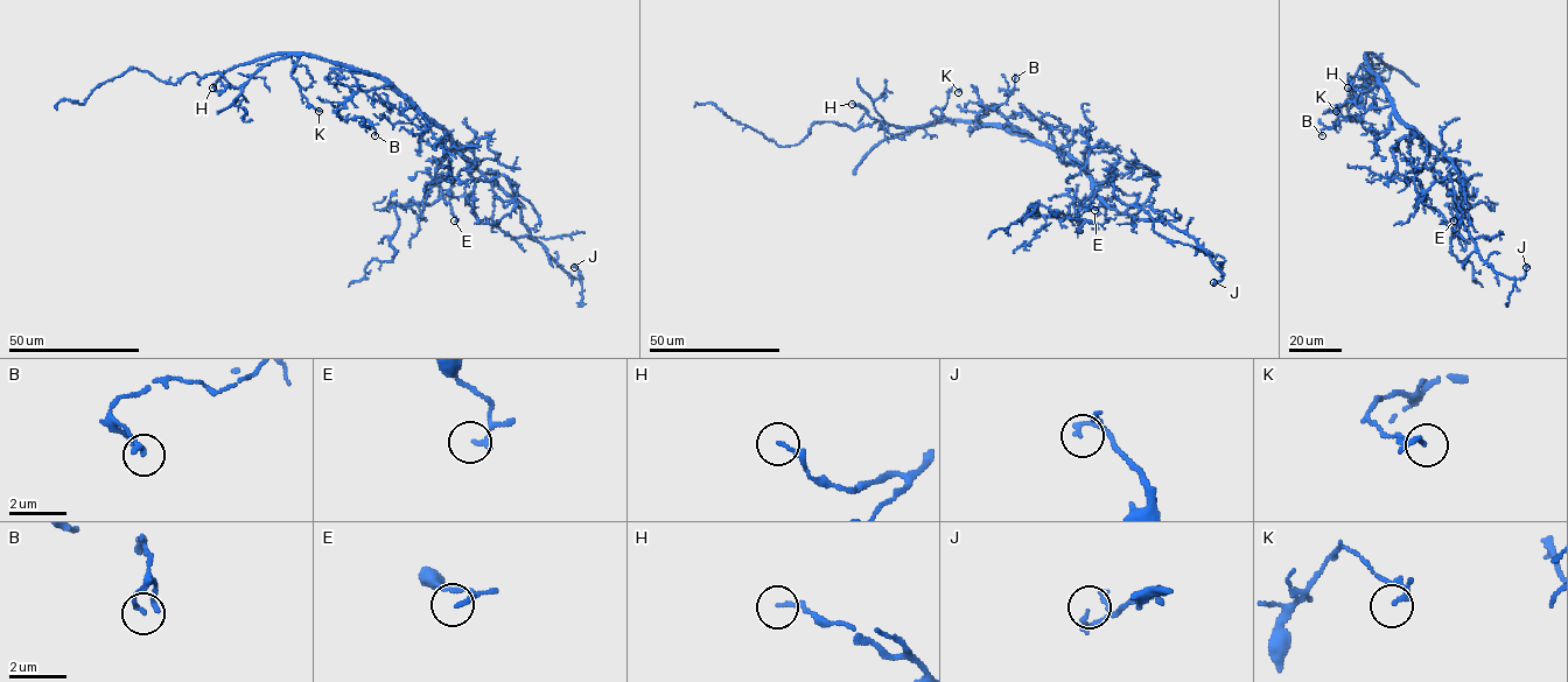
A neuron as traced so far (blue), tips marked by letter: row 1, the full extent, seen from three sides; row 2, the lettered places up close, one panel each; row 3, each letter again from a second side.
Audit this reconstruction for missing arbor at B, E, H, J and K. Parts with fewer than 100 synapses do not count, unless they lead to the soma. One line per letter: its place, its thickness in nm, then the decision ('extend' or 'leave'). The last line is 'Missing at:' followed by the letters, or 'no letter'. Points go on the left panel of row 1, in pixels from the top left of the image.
B: place (375, 135); calibre 130 nm; leave
E: place (454, 220); calibre 150 nm; leave
H: place (212, 88); calibre 170 nm; leave
J: place (574, 267); calibre 130 nm; leave
K: place (319, 111); calibre 180 nm; leave
Missing at: no letter

